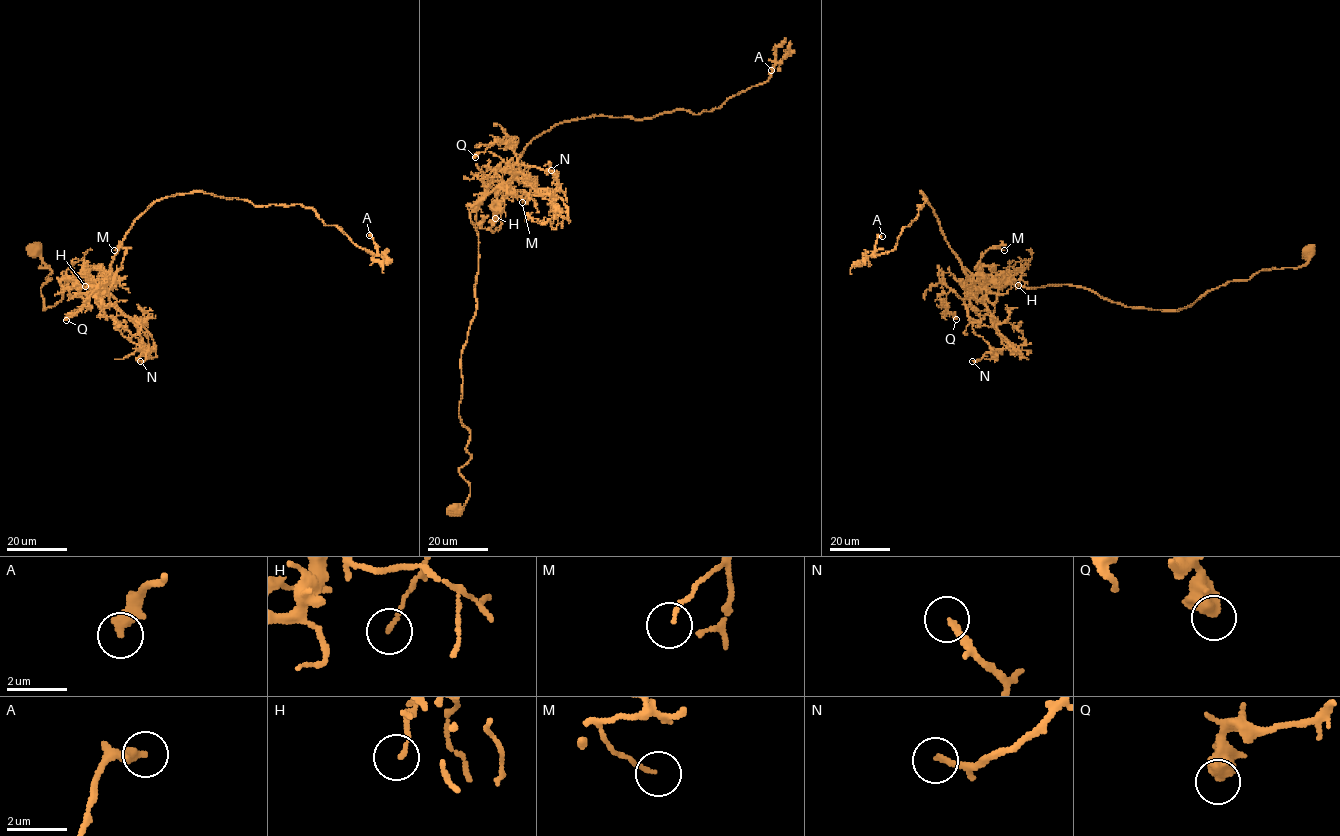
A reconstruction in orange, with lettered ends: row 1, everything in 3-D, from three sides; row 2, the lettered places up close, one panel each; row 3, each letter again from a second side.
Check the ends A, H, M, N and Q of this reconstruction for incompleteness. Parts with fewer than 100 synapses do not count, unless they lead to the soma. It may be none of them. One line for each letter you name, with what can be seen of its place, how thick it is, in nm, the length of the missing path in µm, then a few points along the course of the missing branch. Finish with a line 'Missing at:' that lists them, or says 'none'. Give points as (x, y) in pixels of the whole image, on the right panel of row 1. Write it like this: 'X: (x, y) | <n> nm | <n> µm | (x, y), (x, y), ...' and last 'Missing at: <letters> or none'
Missing at: none

